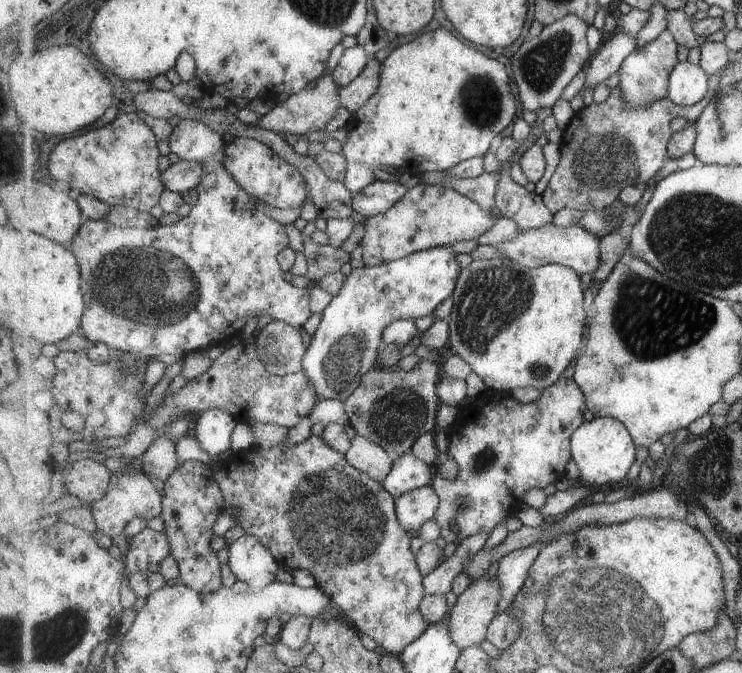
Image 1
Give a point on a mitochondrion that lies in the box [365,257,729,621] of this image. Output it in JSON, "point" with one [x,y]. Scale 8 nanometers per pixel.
{"point":[651,318]}

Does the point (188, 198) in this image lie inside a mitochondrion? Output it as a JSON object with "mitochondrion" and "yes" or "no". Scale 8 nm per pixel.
{"mitochondrion":"no"}

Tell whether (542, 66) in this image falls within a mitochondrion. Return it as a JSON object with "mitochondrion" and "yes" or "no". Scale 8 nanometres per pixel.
{"mitochondrion":"yes"}

